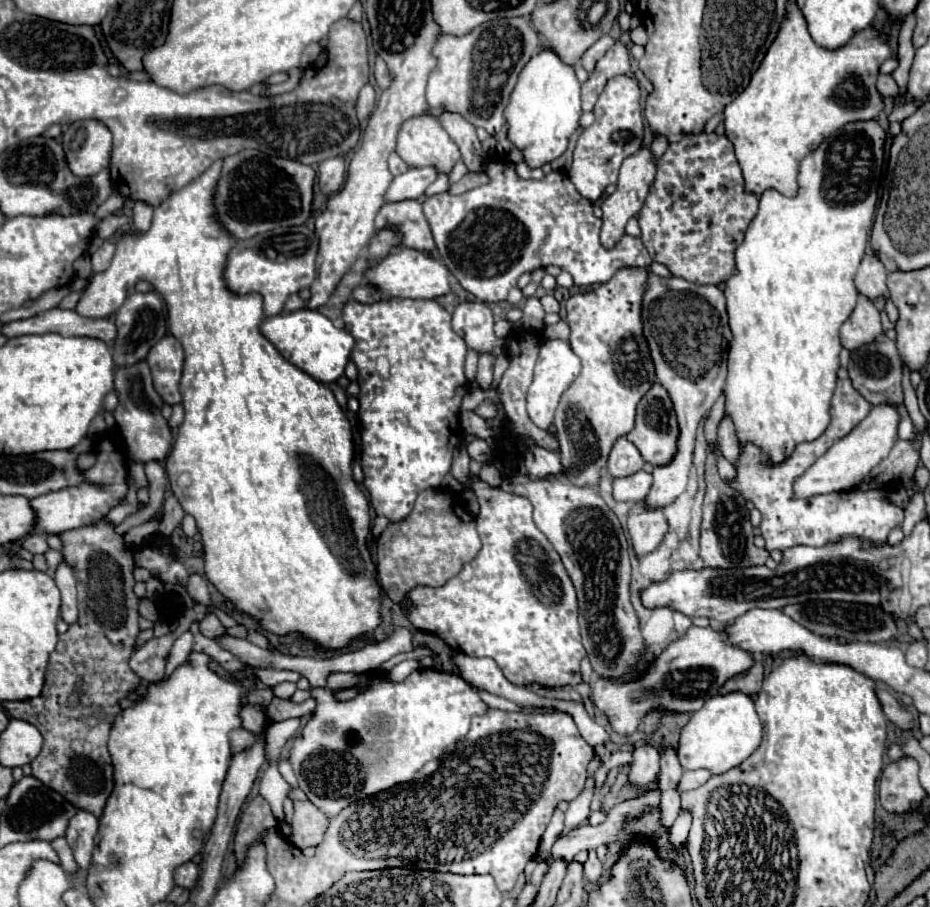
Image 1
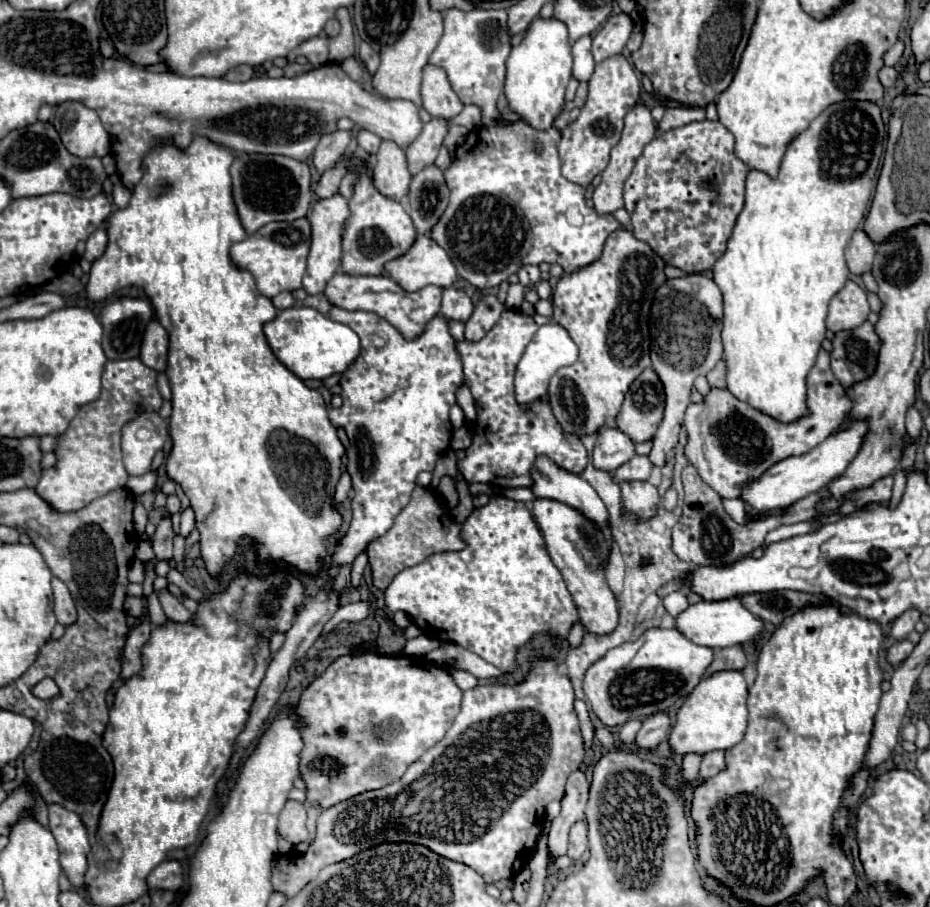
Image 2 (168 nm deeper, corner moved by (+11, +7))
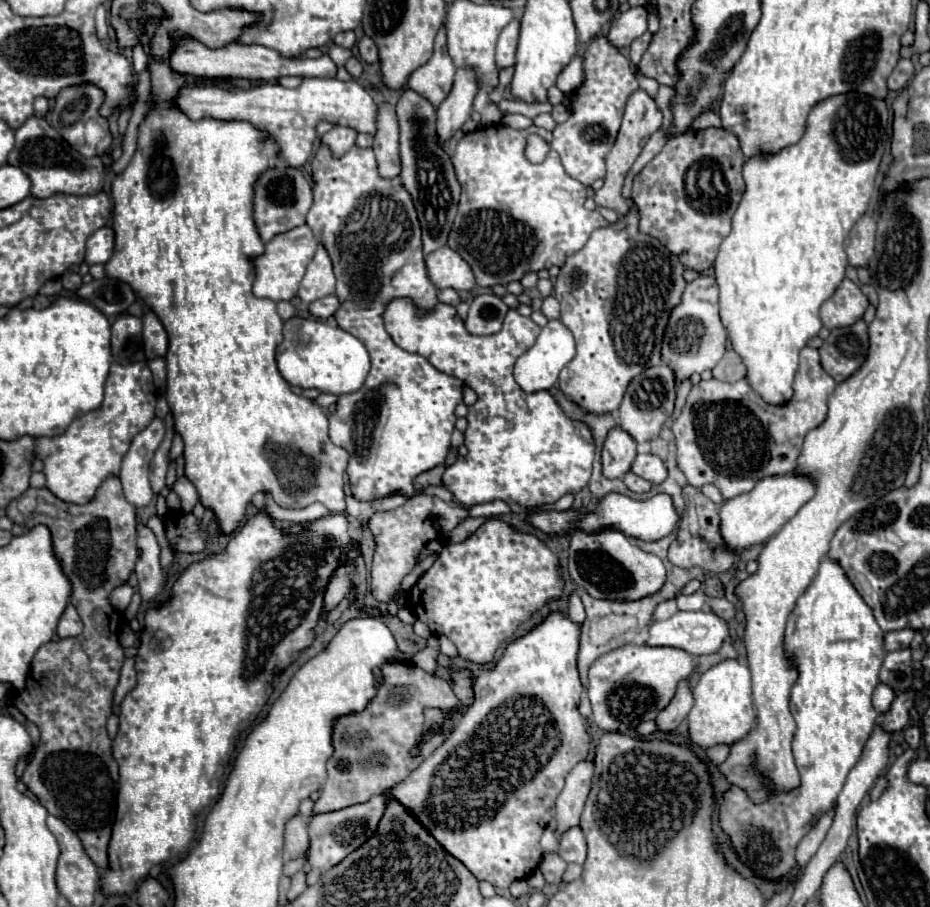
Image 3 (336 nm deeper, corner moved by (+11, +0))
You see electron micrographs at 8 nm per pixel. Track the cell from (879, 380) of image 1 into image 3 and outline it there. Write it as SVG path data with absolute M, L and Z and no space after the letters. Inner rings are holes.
M860 319L856 325L844 329L832 329L830 337L818 349L824 371L842 383L852 373L856 373L868 355L868 327Z

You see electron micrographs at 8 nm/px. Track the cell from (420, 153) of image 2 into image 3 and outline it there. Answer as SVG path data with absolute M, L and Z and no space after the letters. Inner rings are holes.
M458 69L454 87L436 113L436 135L440 147L444 147L446 141L450 141L452 135L458 129L462 129L464 121L470 117L472 99L476 97L476 93L478 93L476 75L470 69Z

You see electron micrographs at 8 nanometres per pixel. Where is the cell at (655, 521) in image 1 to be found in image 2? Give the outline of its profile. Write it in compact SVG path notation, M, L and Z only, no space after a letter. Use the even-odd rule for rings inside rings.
M622 482L622 496L626 510L638 514L644 520L652 518L656 504L660 502L656 486L650 482Z

